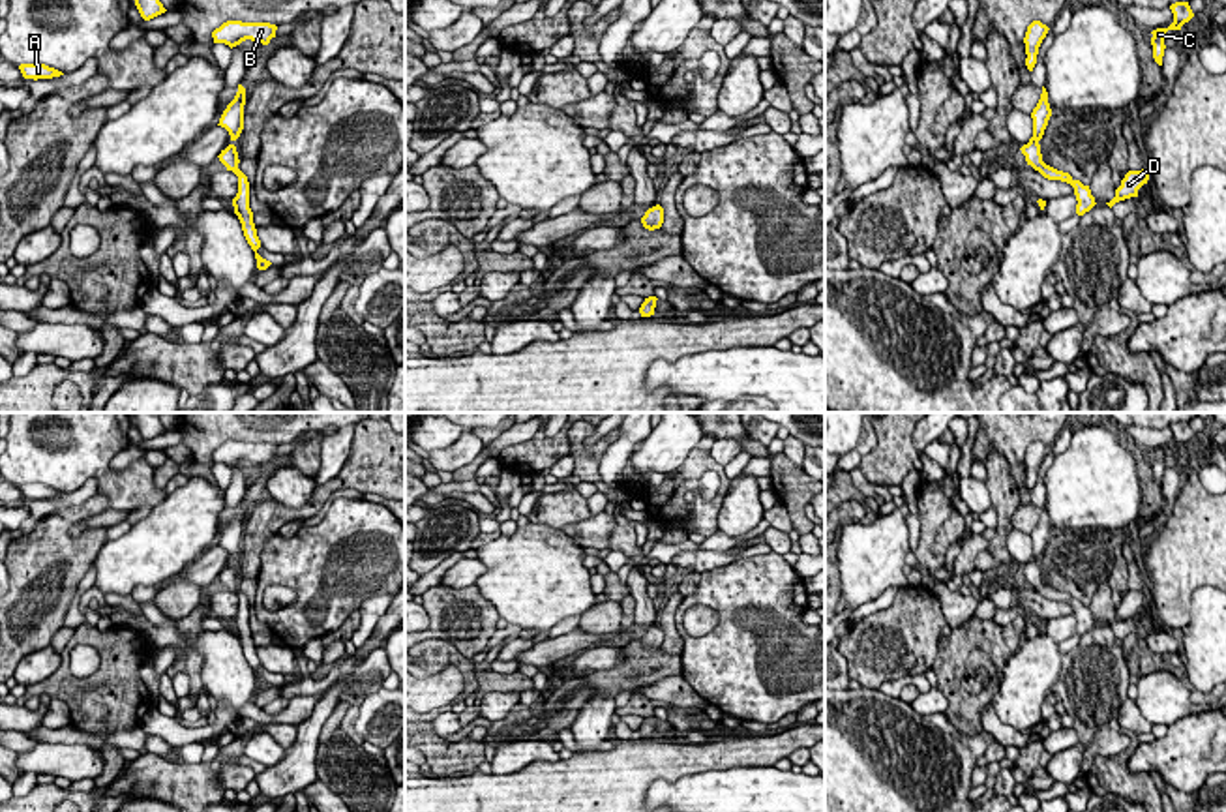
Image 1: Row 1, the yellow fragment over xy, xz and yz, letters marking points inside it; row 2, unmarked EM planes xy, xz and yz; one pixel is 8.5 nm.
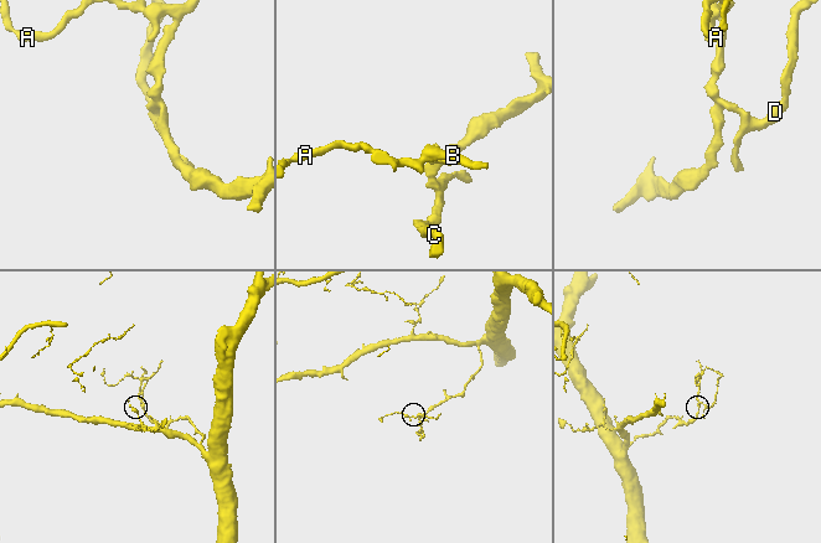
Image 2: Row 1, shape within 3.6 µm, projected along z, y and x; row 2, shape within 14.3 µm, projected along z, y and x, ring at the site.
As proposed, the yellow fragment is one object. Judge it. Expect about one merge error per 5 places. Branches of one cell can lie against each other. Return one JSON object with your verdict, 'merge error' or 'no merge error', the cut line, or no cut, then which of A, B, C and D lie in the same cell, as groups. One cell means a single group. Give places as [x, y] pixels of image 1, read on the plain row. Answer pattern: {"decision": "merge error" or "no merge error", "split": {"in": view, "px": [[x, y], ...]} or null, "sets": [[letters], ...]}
{"decision": "no merge error", "split": null, "sets": [["A", "B", "C", "D"]]}

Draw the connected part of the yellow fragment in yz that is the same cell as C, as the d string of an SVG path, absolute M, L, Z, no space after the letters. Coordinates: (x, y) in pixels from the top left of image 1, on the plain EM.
M1175 422L1170 426L1172 433L1174 433L1174 443L1168 448L1157 448L1153 450L1153 458L1151 458L1151 465L1153 465L1153 478L1159 486L1162 486L1162 476L1164 476L1164 458L1168 450L1181 450L1181 446L1185 443L1189 443L1194 433L1189 426L1189 422Z

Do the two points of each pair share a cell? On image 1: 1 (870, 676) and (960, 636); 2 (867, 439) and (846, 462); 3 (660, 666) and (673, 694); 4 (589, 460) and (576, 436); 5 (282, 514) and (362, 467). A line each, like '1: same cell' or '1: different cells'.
1: different cells
2: same cell
3: different cells
4: same cell
5: same cell

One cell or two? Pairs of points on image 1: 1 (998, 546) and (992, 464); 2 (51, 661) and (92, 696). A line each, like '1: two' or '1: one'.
1: one
2: two

